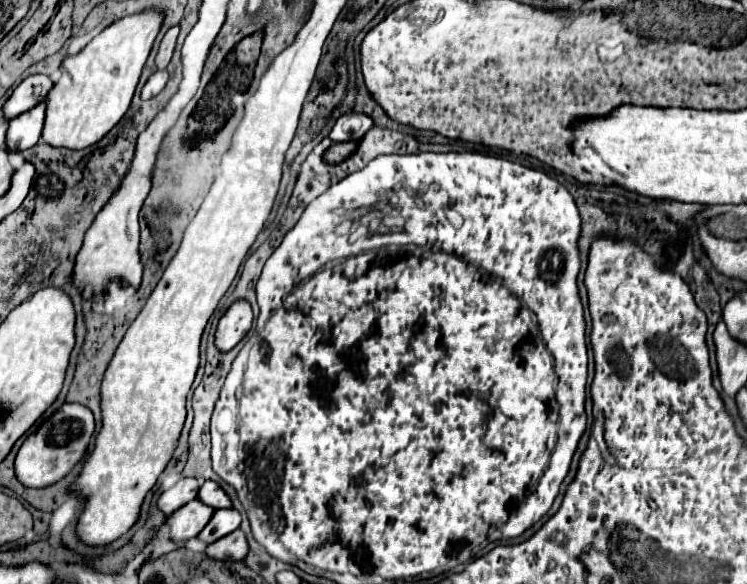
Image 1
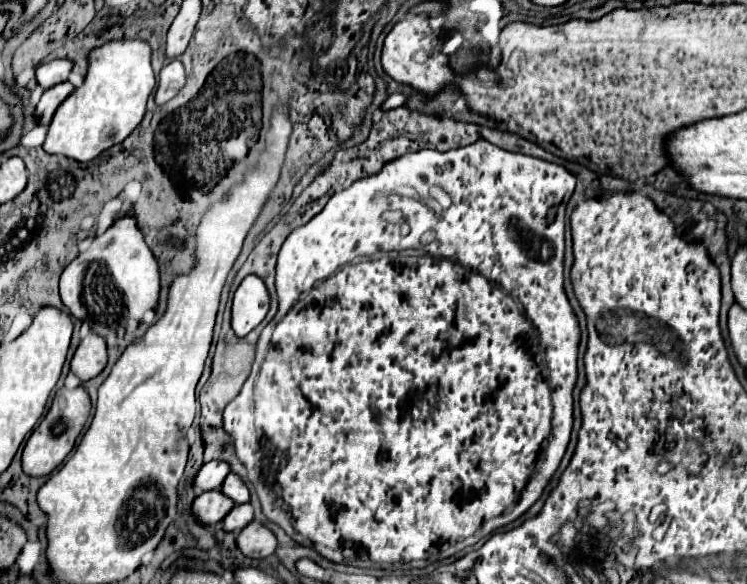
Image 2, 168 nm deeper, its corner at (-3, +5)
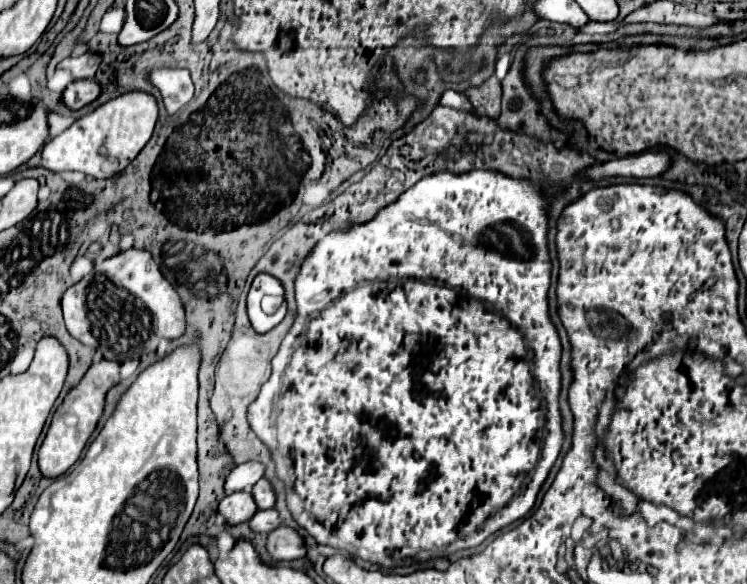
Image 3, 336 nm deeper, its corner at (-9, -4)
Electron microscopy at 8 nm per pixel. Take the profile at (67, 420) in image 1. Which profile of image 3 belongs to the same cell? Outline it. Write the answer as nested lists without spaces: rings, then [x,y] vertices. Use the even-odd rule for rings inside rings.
[[[101,358],[99,362],[93,362],[87,374],[81,378],[81,382],[65,396],[61,406],[57,406],[51,426],[47,430],[47,436],[39,448],[39,470],[45,478],[59,478],[63,476],[79,458],[83,446],[87,444],[91,432],[97,426],[97,420],[103,414],[103,404],[105,404],[105,394],[111,386],[119,382],[119,364],[109,362]]]

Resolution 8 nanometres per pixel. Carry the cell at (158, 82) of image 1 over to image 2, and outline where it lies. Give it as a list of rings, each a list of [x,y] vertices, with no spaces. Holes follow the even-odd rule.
[[[179,59],[165,65],[161,69],[161,73],[159,73],[159,85],[157,85],[157,93],[155,93],[155,103],[165,105],[167,101],[171,101],[185,87],[185,79],[187,79],[185,69],[183,69],[183,63]]]

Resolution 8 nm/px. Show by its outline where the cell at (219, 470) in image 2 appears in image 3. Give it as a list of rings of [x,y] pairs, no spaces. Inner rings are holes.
[[[247,462],[247,464],[239,464],[231,470],[231,474],[225,478],[223,490],[225,494],[233,494],[239,490],[251,490],[251,486],[263,476],[263,470],[259,466],[259,462]]]

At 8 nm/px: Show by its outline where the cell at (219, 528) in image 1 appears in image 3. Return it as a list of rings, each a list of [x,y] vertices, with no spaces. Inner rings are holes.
[[[273,508],[257,510],[247,524],[255,534],[269,534],[269,530],[275,530],[279,526],[279,514]]]

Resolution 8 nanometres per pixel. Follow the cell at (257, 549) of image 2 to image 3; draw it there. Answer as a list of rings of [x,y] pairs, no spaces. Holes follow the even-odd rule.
[[[279,526],[267,534],[265,550],[275,560],[295,560],[305,556],[303,538],[287,526]]]

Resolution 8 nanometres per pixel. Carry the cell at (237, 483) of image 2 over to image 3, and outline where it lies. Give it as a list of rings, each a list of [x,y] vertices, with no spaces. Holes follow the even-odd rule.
[[[261,478],[257,482],[257,486],[251,488],[251,496],[253,496],[257,508],[263,508],[265,510],[265,508],[273,508],[273,504],[275,504],[273,490],[271,490],[271,486],[269,486],[269,482],[265,478]]]

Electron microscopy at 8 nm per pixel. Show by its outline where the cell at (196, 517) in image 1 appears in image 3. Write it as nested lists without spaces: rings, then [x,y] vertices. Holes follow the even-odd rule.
[[[249,492],[229,494],[217,506],[217,516],[227,526],[235,526],[235,524],[247,522],[253,512],[257,512],[257,506],[255,506],[255,502],[253,502]]]

